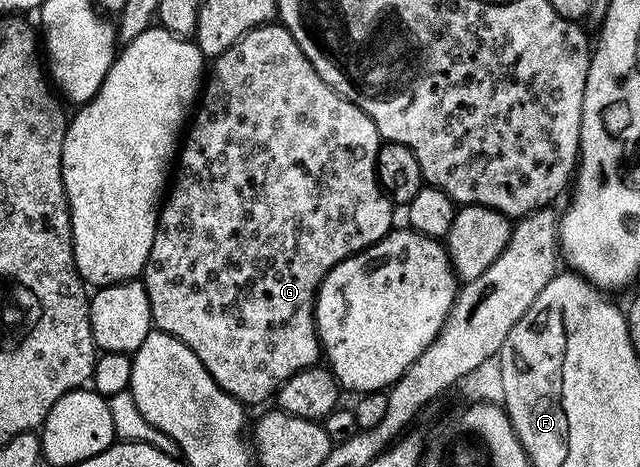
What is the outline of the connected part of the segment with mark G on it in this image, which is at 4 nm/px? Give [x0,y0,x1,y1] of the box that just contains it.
[140,22,396,406]

